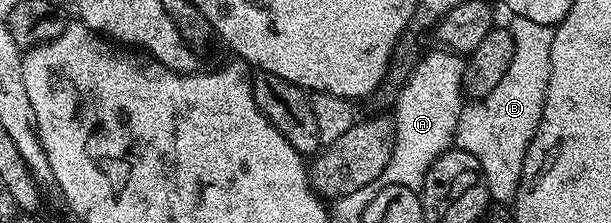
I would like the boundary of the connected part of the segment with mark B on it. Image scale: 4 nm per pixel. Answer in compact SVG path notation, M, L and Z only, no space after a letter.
M518 18L517 23L510 26L511 36L515 38L515 58L509 63L501 83L489 91L489 95L478 98L462 110L456 125L454 144L461 150L473 155L480 163L487 190L494 202L510 204L514 202L519 189L520 177L524 169L525 151L537 131L537 123L541 123L541 115L545 107L545 95L549 87L549 71L551 70L551 48L555 38L555 30L550 25L538 25L533 19Z

